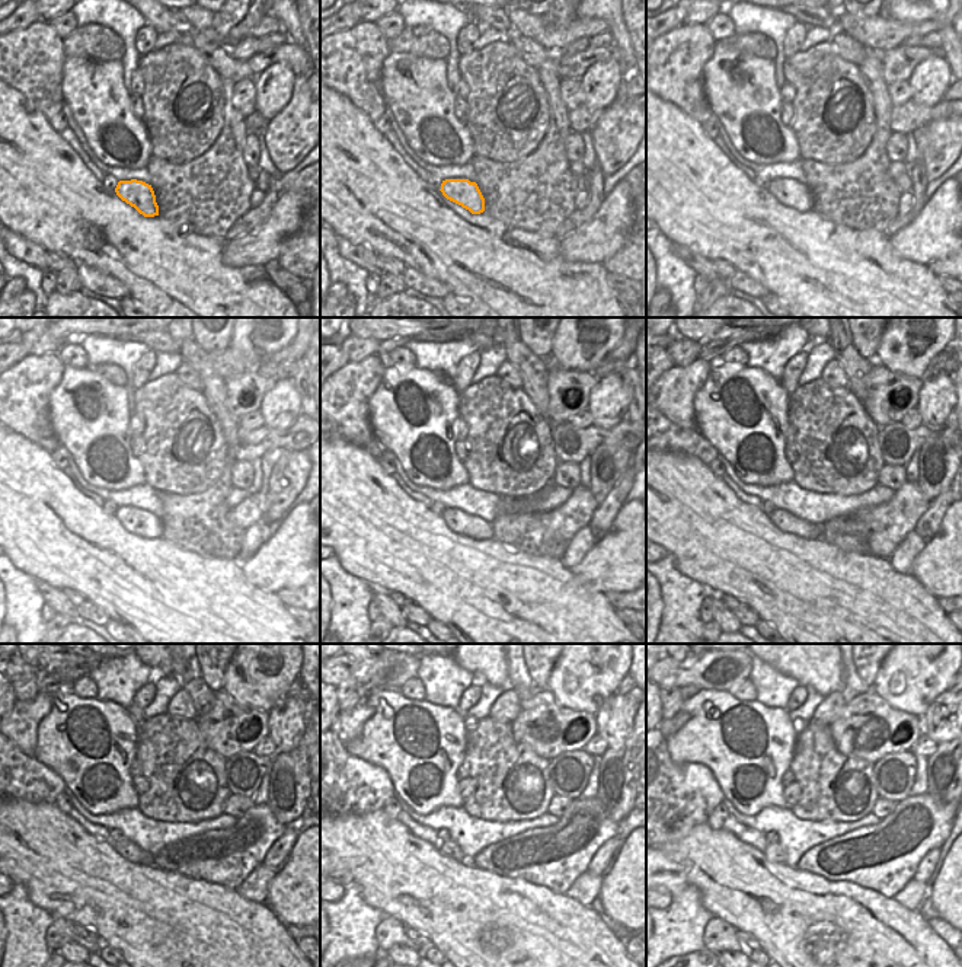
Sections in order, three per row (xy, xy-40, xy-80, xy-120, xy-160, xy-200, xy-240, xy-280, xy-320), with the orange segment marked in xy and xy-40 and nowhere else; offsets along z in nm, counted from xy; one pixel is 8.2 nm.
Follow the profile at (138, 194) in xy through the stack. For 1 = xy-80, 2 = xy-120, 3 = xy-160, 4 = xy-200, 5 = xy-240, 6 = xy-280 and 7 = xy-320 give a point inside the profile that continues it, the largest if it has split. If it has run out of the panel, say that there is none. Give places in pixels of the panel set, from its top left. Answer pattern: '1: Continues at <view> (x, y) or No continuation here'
1: Continues at xy-80 (789, 192)
2: Continues at xy-120 (134, 520)
3: Continues at xy-160 (466, 525)
4: Continues at xy-200 (783, 520)
5: Continues at xy-240 (130, 851)
6: Continues at xy-280 (450, 848)
7: Continues at xy-320 (773, 852).

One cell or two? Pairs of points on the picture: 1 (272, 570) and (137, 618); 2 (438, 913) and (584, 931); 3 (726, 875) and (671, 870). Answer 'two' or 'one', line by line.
1: two
2: one
3: two

